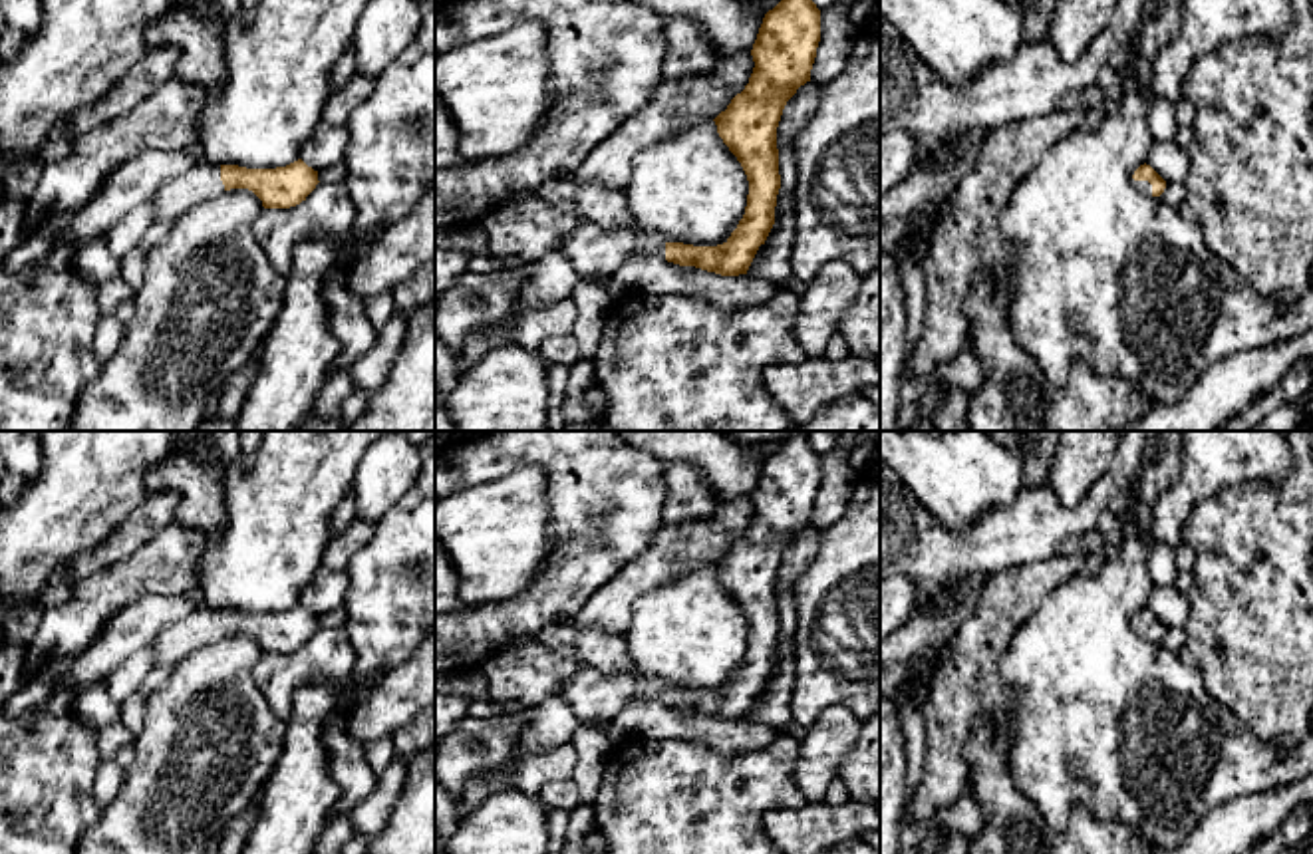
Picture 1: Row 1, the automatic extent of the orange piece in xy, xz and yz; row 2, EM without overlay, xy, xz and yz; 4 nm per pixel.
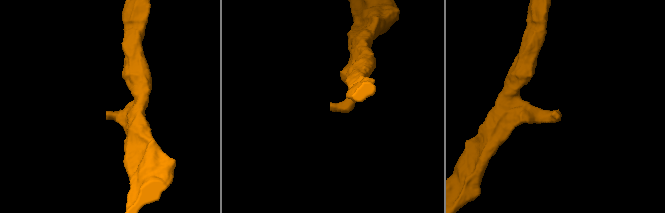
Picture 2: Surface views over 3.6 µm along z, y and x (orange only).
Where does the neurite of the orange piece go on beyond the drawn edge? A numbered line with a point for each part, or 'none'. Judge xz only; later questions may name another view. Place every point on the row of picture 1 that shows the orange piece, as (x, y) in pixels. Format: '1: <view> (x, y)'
1: xz (604, 56)

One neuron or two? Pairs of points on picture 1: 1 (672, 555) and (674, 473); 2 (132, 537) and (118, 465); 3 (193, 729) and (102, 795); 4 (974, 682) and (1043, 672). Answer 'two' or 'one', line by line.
1: two
2: two
3: two
4: two

